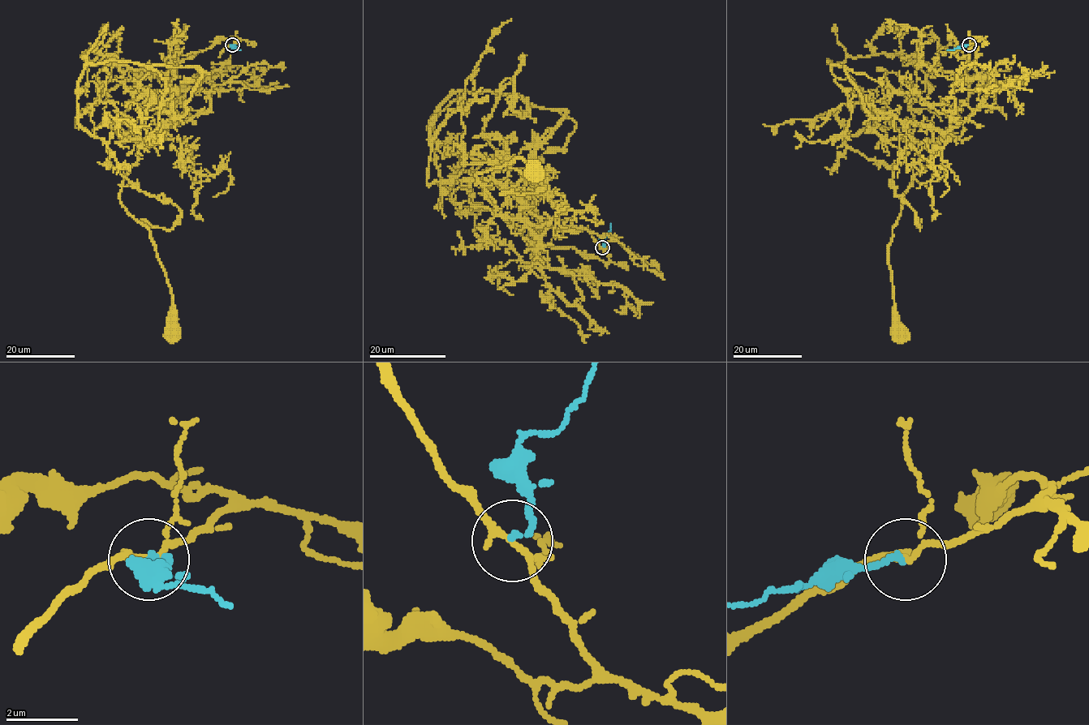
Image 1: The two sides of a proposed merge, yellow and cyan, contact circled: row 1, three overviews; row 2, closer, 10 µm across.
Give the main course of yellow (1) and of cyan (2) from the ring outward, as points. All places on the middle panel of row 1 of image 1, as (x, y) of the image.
1: (601, 247), (609, 263), (544, 247), (533, 263), (537, 237), (497, 214), (477, 173), (515, 158), (535, 170)
2: (601, 247), (610, 224)

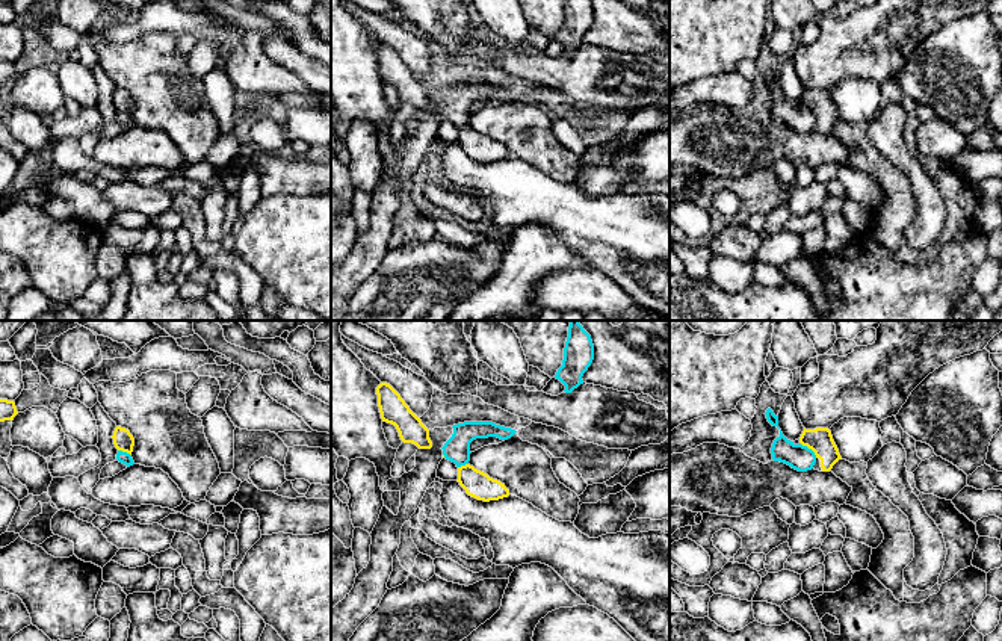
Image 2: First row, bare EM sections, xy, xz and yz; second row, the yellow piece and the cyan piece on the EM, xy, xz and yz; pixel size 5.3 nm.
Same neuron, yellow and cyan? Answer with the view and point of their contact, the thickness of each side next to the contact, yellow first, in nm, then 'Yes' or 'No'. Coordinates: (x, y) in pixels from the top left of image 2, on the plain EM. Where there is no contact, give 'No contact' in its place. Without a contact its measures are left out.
Touches yellow at yz (810, 109). Thickness 140 nm (yellow) against 140 nm. No

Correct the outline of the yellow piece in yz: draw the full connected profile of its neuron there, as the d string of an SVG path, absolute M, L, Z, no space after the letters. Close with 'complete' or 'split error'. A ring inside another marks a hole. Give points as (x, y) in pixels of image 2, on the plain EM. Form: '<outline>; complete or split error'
M828 89L806 91L799 98L799 104L812 110L821 121L822 133L830 133L833 127L842 121L839 110Z; complete

